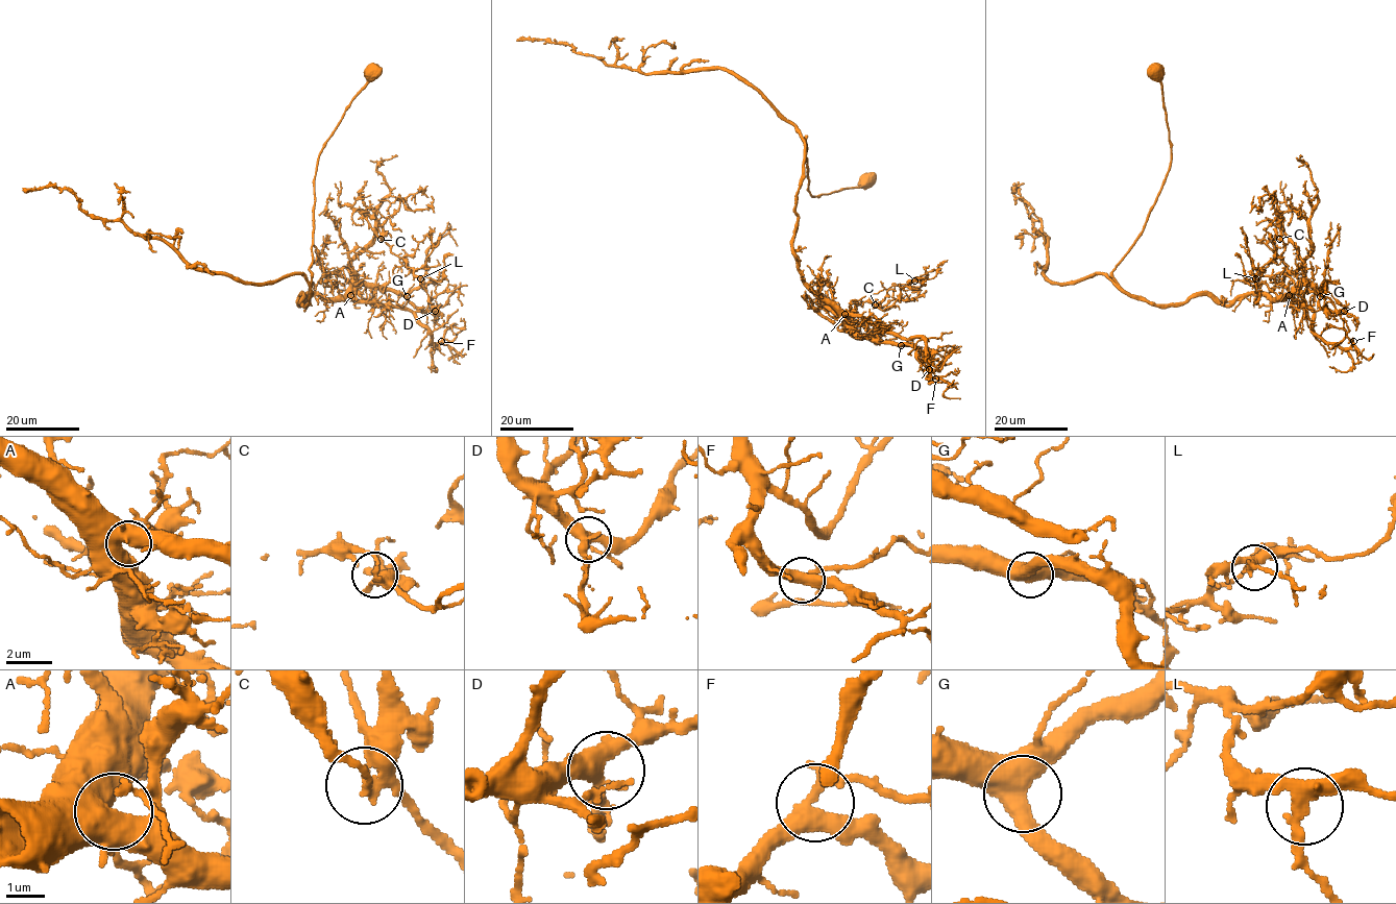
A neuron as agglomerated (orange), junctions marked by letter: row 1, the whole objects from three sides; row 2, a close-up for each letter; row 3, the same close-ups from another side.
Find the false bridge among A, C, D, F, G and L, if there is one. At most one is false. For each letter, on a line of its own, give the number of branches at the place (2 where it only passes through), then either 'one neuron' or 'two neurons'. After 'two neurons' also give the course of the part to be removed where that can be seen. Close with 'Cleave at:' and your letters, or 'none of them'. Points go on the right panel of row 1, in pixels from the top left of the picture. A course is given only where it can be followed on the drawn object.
A: 3 | one neuron
C: 3 | two neurons | (1280, 239), (1284, 244), (1283, 251), (1264, 265), (1252, 276), (1252, 282), (1245, 276), (1240, 257), (1234, 254)
D: 3 | one neuron
F: 3 | one neuron
G: 3 | one neuron
L: 3 | one neuron
Cleave at: C

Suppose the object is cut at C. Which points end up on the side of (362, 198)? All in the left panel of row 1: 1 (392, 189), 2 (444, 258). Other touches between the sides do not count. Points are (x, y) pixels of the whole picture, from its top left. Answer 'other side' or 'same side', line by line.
1: same side
2: other side

